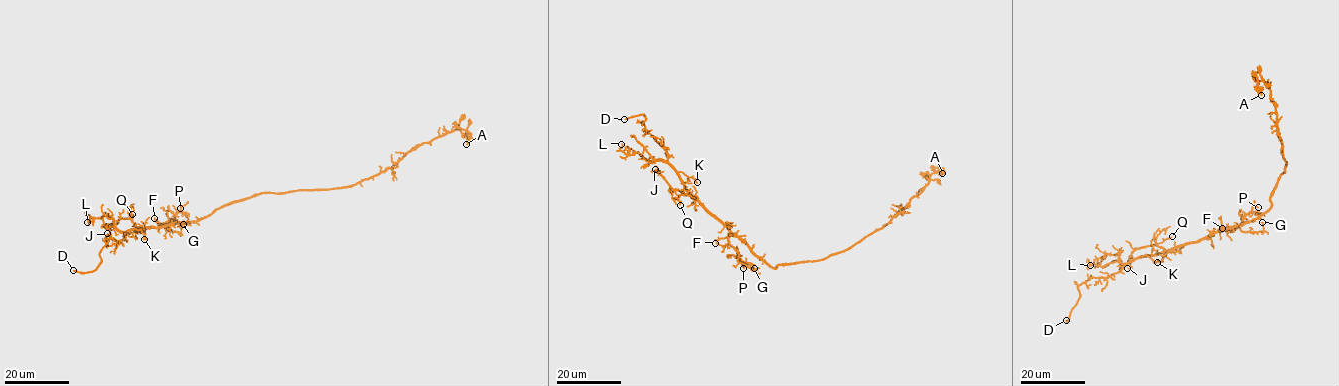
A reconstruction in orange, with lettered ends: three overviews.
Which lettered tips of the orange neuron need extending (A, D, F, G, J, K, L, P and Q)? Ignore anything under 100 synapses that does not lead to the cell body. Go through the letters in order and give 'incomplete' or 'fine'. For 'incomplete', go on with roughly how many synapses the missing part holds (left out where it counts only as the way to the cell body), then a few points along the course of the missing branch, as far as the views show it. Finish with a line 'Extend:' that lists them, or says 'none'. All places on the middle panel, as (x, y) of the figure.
A: fine
D: incomplete; missing branch runs (624, 119), (614, 124), (613, 137)
F: fine
G: fine
J: fine
K: fine
L: fine
P: fine
Q: fine
Extend: D

